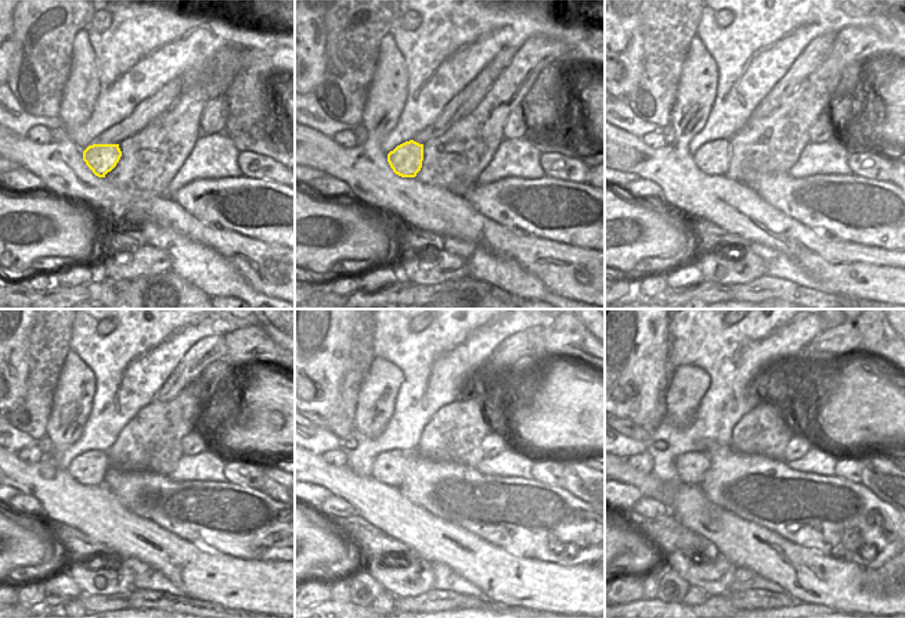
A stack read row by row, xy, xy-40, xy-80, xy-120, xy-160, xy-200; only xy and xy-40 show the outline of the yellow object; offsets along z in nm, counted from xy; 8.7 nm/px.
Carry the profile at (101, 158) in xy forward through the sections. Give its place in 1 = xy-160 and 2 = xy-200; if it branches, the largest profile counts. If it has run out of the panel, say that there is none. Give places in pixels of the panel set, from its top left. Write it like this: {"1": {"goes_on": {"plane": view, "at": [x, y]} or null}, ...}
{"1": {"goes_on": {"plane": "xy-160", "at": [389, 467]}}, "2": {"goes_on": {"plane": "xy-200", "at": [691, 466]}}}

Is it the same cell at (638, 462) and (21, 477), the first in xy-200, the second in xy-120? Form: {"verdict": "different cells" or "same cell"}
{"verdict": "different cells"}

